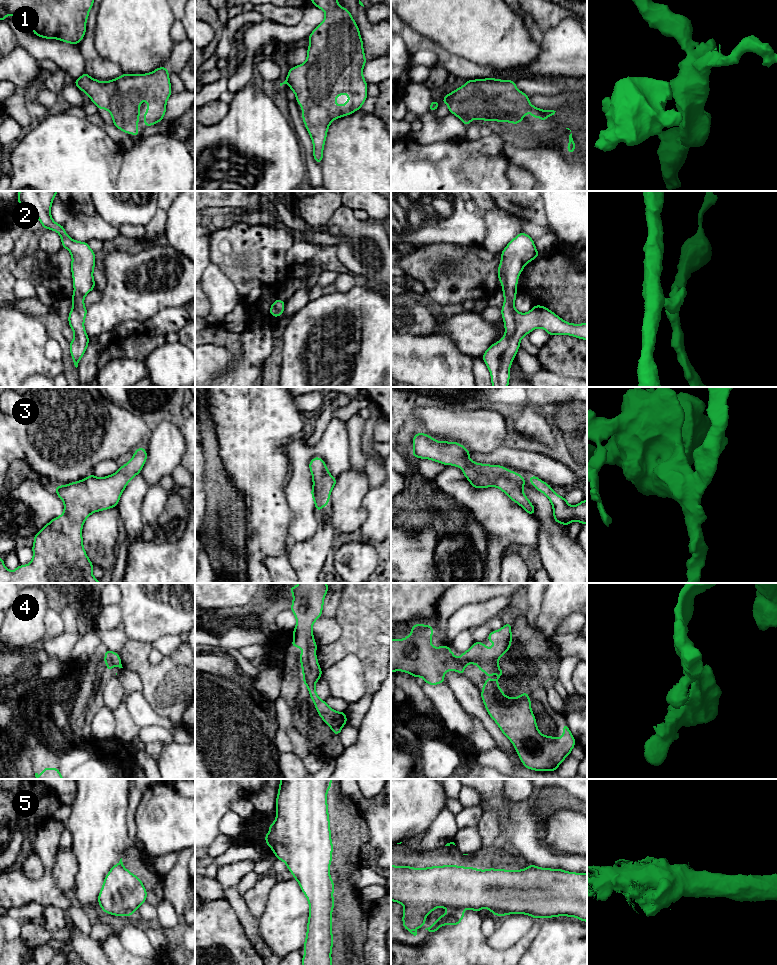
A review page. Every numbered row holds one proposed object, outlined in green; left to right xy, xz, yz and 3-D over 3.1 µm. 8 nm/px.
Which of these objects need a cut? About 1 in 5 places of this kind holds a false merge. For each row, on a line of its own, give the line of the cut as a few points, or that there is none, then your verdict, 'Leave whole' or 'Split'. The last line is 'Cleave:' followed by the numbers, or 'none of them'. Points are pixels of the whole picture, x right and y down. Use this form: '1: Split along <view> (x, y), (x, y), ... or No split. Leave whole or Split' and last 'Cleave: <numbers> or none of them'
1: No split. Leave whole
2: No split. Leave whole
3: No split. Leave whole
4: No split. Leave whole
5: No split. Leave whole
Cleave: none of them

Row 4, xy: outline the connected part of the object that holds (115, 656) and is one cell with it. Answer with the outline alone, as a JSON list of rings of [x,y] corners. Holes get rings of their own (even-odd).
[[[107,649],[105,650],[104,662],[107,666],[108,672],[112,670],[112,666],[123,668],[119,654],[113,651],[109,651]]]

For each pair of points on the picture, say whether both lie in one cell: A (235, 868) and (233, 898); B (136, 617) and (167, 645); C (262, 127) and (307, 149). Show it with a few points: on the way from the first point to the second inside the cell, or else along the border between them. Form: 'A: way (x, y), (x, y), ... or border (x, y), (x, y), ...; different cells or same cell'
A: way (233, 875), (233, 891); same cell
B: border (182, 635), (162, 635), (150, 643); different cells
C: border (293, 128), (306, 168); different cells

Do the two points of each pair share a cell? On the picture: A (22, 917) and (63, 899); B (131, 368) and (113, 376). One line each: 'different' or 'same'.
A: different
B: same

